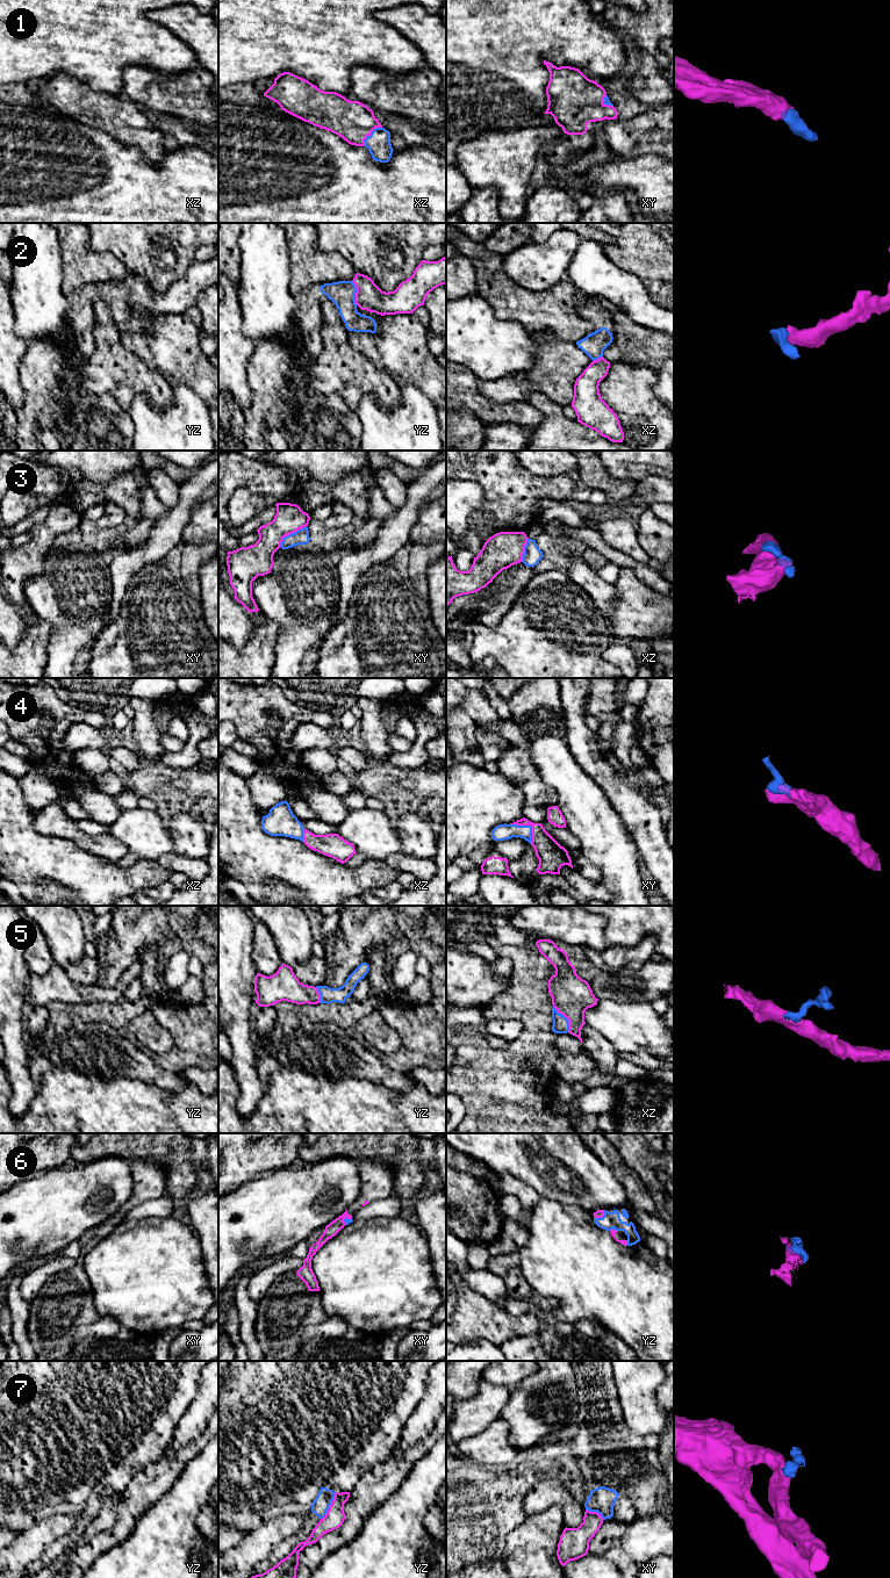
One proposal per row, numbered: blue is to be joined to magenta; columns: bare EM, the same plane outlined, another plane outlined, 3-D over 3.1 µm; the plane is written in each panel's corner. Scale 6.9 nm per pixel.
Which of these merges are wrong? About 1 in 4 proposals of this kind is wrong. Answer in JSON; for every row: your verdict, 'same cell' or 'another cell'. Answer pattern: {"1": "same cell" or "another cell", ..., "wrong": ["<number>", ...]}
{"1": "same cell", "2": "same cell", "3": "another cell", "4": "same cell", "5": "same cell", "6": "same cell", "7": "another cell", "wrong": ["3", "7"]}

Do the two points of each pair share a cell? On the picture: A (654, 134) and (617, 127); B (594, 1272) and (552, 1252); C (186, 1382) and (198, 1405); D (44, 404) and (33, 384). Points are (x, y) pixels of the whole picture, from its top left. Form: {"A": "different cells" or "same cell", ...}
{"A": "same cell", "B": "same cell", "C": "different cells", "D": "same cell"}

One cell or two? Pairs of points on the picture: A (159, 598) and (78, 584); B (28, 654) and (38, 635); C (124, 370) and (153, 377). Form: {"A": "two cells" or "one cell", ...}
{"A": "two cells", "B": "one cell", "C": "one cell"}

